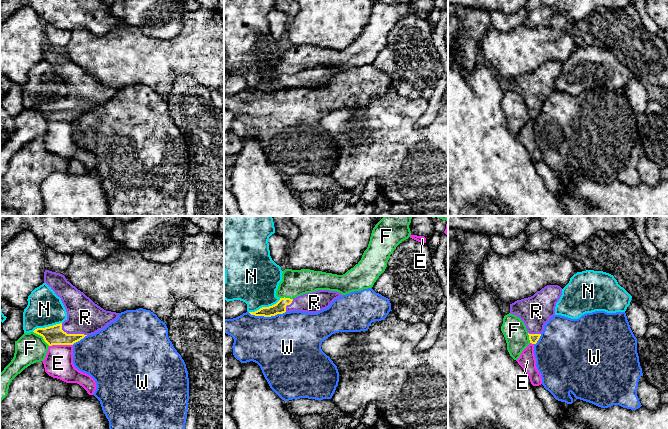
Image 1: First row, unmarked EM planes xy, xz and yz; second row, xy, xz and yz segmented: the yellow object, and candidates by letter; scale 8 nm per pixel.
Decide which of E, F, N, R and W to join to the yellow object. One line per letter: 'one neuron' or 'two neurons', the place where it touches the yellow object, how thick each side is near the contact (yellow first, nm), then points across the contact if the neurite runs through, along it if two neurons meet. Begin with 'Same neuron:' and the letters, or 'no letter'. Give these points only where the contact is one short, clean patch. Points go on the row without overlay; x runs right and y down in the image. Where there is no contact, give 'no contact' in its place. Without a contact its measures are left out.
Same neuron: R
E: two neurons; contact xy (60, 120); calibres 160 and 240 nm
F: two neurons; contact xy (42, 112); calibres 160 and 240 nm
N: two neurons; contact xz (264, 83); calibres 100 and 400 nm; border xz (280, 74), (271, 81), (262, 82), (249, 88)
R: one neuron; contact xy (71, 110); calibres 160 and 280 nm; way xy (53, 111), (71, 110), (85, 93)
W: two neurons; contact xz (266, 92); calibres 100 and 480 nm

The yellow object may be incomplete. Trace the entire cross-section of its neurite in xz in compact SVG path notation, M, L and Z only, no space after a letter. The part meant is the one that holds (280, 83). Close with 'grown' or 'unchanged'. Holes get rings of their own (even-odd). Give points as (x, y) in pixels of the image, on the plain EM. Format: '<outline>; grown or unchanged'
M317 66L312 69L306 69L296 74L280 74L280 76L269 83L262 83L255 88L249 88L251 91L271 93L277 90L283 90L290 87L302 87L308 89L317 89L326 85L337 74L343 71L337 67Z; grown

